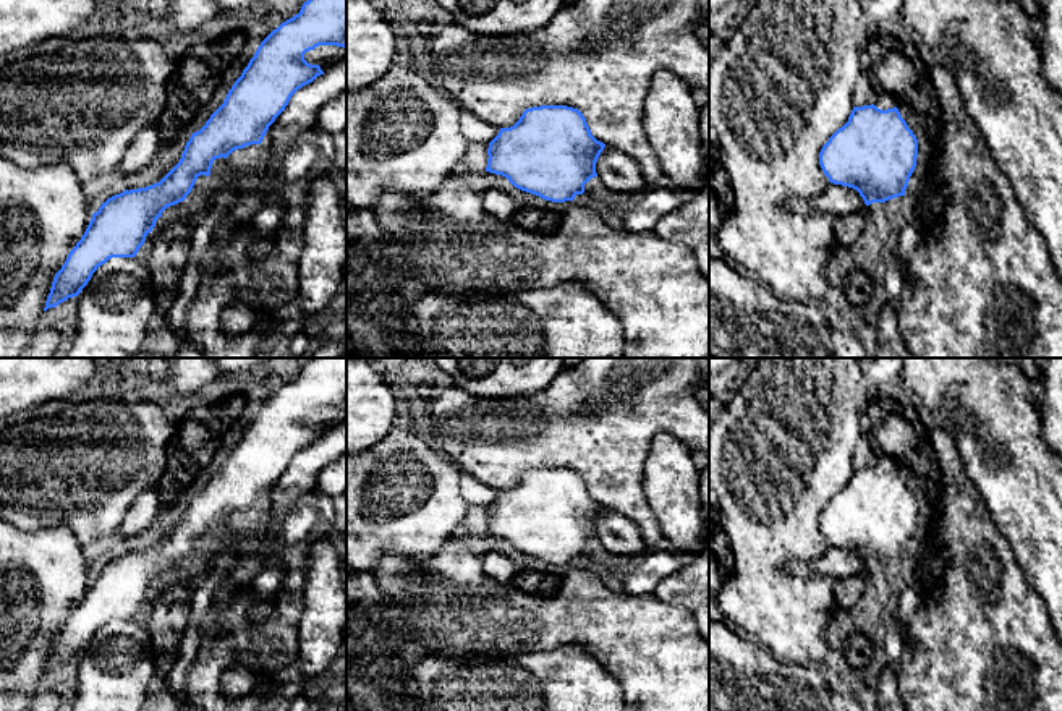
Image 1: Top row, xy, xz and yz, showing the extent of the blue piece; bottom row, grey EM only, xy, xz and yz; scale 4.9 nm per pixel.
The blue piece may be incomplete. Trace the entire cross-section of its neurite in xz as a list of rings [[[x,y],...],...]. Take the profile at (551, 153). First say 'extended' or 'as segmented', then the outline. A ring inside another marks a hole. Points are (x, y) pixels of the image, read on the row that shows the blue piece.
as segmented; [[[541,105],[523,112],[510,128],[500,128],[489,143],[486,172],[505,177],[515,188],[546,201],[573,201],[584,185],[597,177],[596,162],[605,144],[597,141],[578,109]]]

